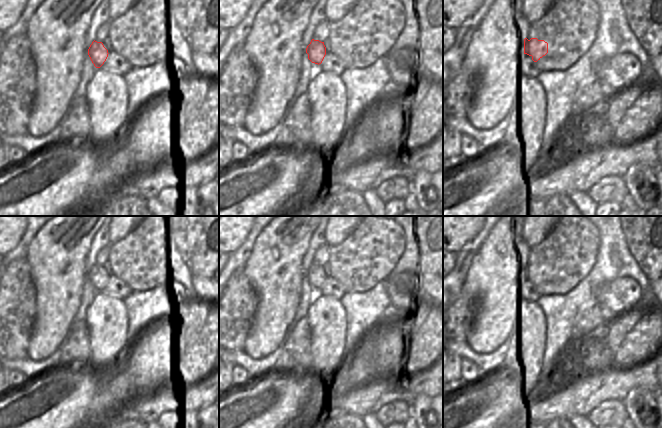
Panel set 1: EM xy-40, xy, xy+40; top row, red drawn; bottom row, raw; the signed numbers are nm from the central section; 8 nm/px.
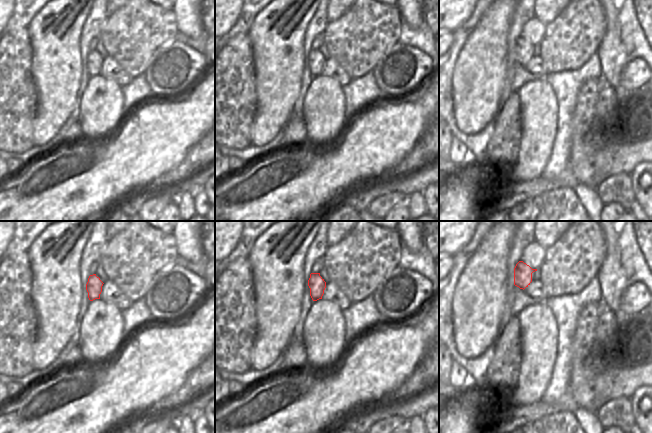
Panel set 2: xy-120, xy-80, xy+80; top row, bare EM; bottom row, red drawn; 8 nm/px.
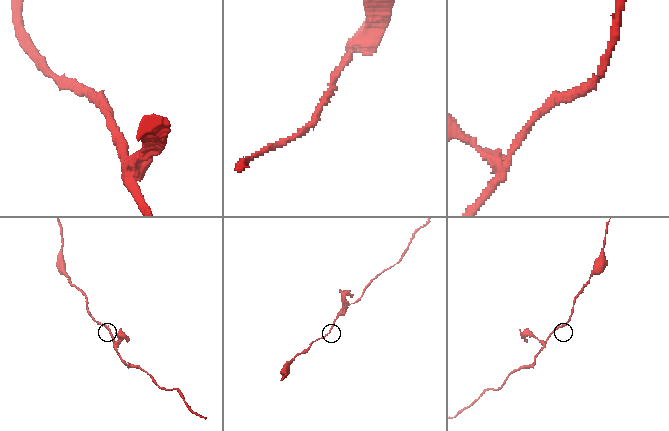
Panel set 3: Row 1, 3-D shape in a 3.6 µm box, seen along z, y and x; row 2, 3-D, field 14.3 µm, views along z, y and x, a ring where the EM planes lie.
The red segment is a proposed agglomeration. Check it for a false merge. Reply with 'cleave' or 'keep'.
keep

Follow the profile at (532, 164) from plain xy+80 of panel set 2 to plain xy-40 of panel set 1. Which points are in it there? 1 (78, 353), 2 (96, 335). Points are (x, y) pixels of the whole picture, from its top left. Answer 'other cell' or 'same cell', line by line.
1: other cell
2: same cell

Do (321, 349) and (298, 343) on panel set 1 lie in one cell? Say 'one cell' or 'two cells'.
two cells

